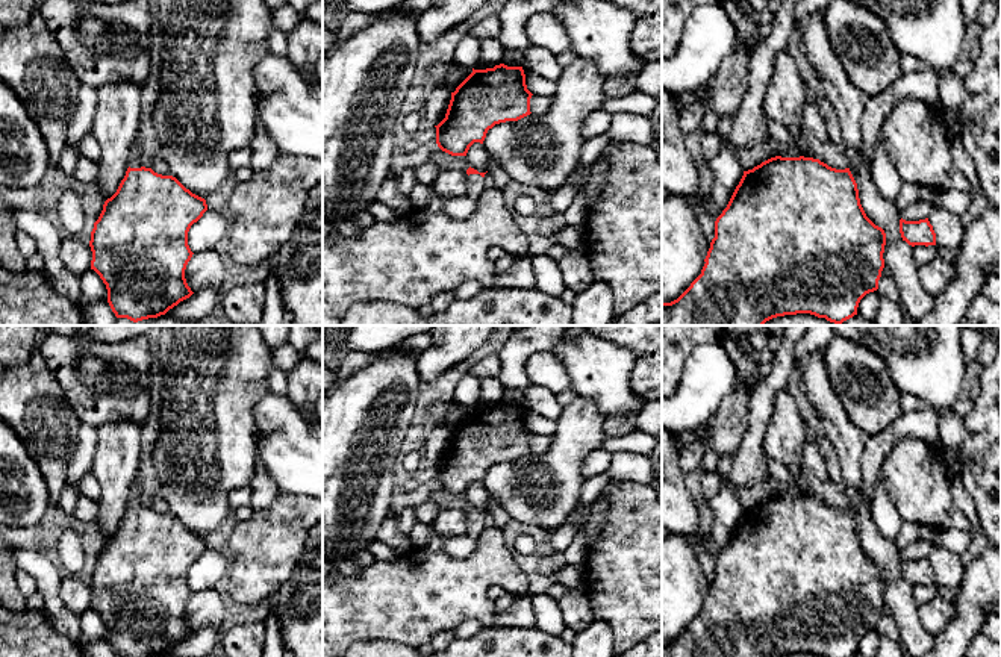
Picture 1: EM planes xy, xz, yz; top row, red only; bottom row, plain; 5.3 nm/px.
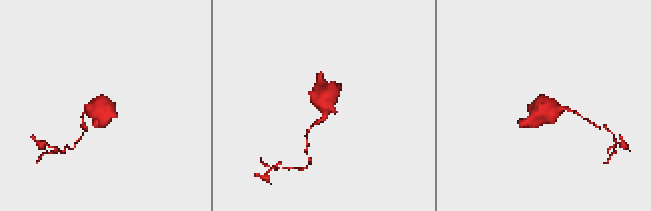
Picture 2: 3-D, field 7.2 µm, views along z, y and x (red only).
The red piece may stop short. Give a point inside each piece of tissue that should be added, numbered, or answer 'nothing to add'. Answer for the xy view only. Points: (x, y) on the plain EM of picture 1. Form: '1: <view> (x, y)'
1: xy (135, 497)

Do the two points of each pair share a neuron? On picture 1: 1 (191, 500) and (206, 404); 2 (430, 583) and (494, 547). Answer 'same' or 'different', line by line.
1: same
2: same

